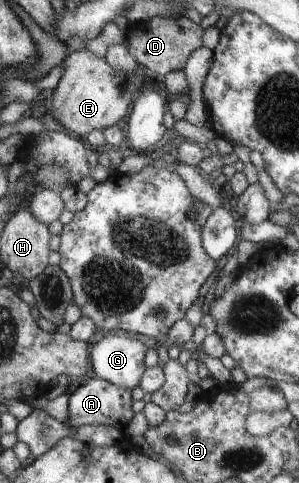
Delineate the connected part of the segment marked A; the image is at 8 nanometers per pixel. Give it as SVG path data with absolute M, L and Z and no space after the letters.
M90 378L89 381L79 384L76 390L69 394L68 418L63 425L71 425L71 427L86 425L113 426L119 431L125 432L135 416L132 408L132 390L117 387L117 385L113 385L109 381L103 381L103 379Z

